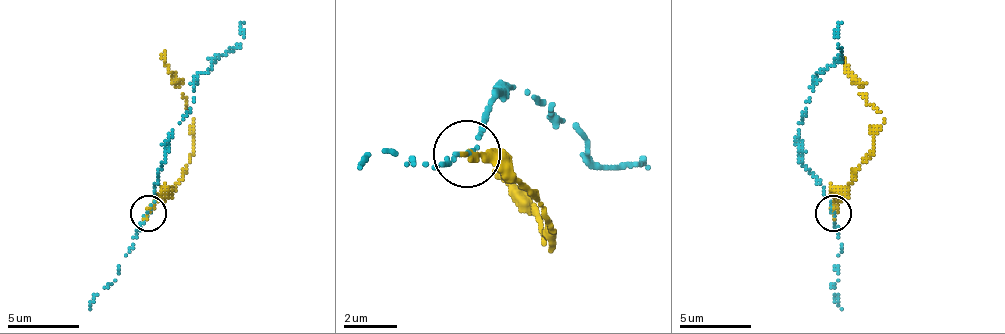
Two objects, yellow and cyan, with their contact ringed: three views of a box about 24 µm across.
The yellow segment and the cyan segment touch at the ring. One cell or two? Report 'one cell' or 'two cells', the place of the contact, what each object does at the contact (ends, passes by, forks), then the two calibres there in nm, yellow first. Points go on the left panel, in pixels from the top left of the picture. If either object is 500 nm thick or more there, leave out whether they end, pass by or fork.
two cells; at (148, 213); yellow ends there; cyan ends there; 280 nm thick on the yellow side, 200 nm on the other

